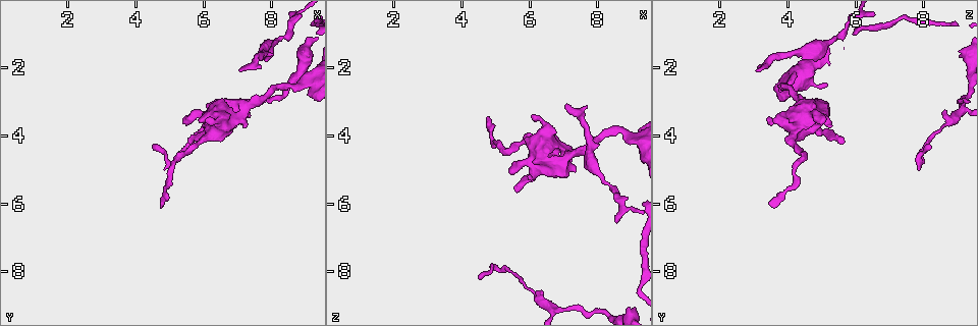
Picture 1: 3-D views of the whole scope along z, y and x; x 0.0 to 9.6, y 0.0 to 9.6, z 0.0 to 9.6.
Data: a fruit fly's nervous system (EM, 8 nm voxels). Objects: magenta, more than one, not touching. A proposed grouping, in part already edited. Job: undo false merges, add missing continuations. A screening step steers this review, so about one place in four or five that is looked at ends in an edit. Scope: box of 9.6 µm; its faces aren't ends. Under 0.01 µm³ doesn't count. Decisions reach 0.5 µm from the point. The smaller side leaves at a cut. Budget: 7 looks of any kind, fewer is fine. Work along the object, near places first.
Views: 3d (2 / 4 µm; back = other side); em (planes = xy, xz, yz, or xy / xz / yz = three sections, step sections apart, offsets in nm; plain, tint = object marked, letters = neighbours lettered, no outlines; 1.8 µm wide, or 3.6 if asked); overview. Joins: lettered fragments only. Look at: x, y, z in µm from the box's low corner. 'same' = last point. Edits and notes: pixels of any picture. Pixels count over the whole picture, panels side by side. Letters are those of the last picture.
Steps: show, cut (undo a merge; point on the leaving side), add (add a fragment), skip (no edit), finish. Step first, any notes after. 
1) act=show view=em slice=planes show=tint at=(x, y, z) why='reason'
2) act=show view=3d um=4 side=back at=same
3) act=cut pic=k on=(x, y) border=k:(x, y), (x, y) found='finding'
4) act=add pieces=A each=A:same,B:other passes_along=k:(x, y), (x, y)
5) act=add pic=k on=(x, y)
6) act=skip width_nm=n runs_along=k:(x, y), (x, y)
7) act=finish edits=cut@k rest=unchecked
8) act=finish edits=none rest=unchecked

act=show view=em um=3.6 slice=xy step=16 show=letters at=(9.10, 2.45, 4.00) why='thick turns thin'

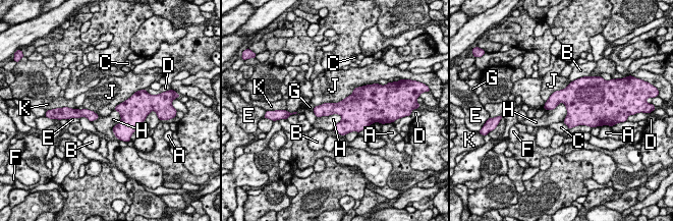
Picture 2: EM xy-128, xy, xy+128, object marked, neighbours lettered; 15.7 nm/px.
act=skip width_nm=90 each=A:other,B:other,C:other,D:other,E:other,F:other,G:other,H:other,J:other,K:other border=2:(362, 86), (335, 103), (315, 106) found='all the same cell'

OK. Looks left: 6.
act=show view=3d um=2 at=(7.20, 3.75, 4.45) why='free end'

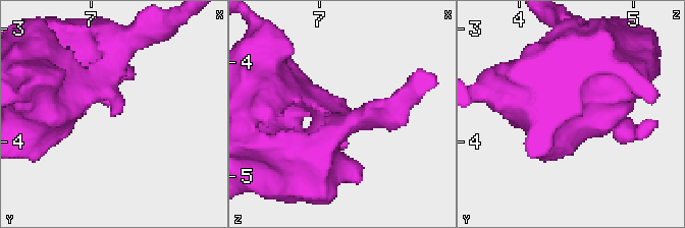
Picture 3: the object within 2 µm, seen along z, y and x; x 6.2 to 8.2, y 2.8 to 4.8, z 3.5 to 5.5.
act=show view=em slice=xz step=8 show=tint at=(7.18, 3.78, 4.44)

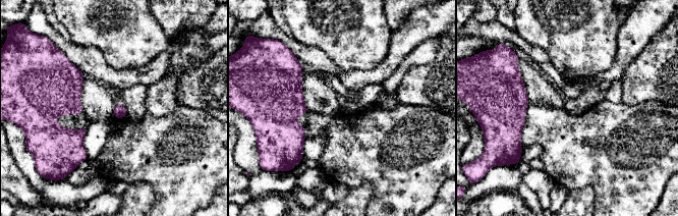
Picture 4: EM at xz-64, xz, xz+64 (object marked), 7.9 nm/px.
act=show view=em slice=planes show=letters at=same

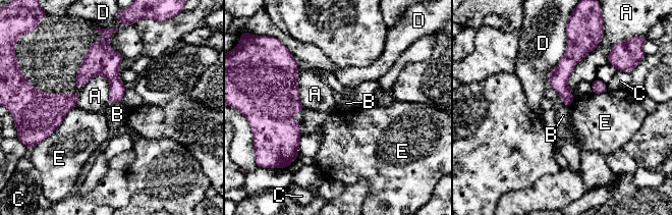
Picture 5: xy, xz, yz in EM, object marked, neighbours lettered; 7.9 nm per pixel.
act=skip longest_contact=A:480nm each=A:other,B:other,C:other,D:other,E:other found='none of them fits'

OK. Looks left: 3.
act=show view=em slice=xz step=16 show=tint at=(4.80, 5.95, 3.45) why='branch stops here'

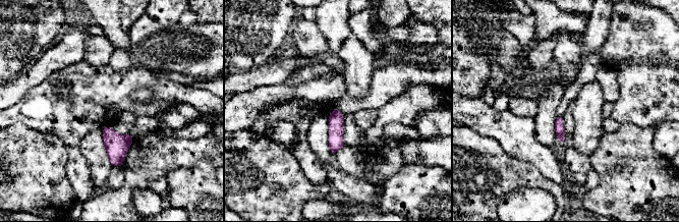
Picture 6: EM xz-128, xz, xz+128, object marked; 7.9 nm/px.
act=show view=em slice=planes show=letters at=same why='cut it another way'

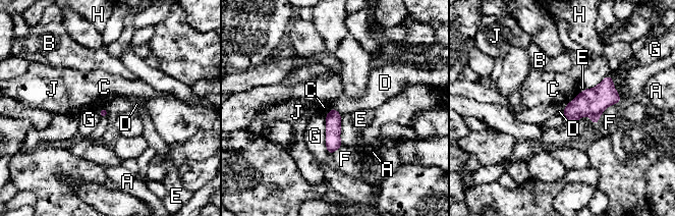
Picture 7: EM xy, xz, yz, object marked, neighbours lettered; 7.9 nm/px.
act=skip each=A:other,B:other,C:other,D:other,E:other,F:other,G:other,H:other,J:other border=7:(332, 106), (340, 115) found='none of them fits'

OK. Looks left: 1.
act=finish edits=none rest=unchecked

